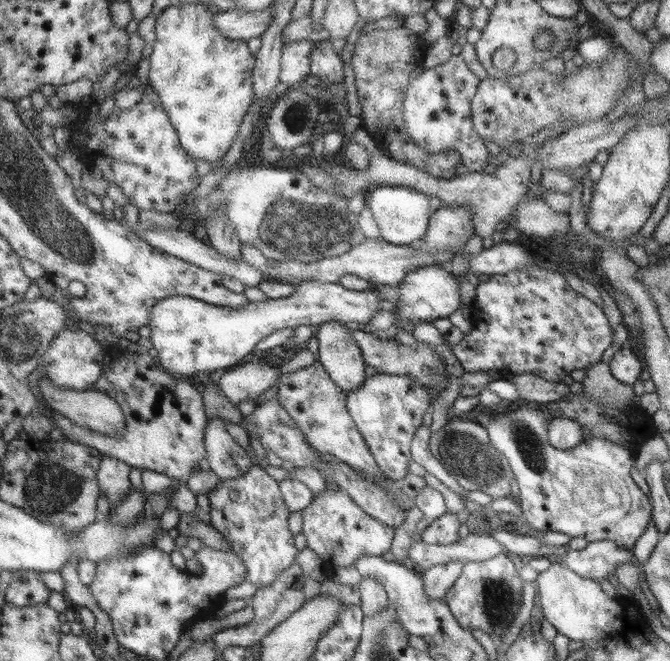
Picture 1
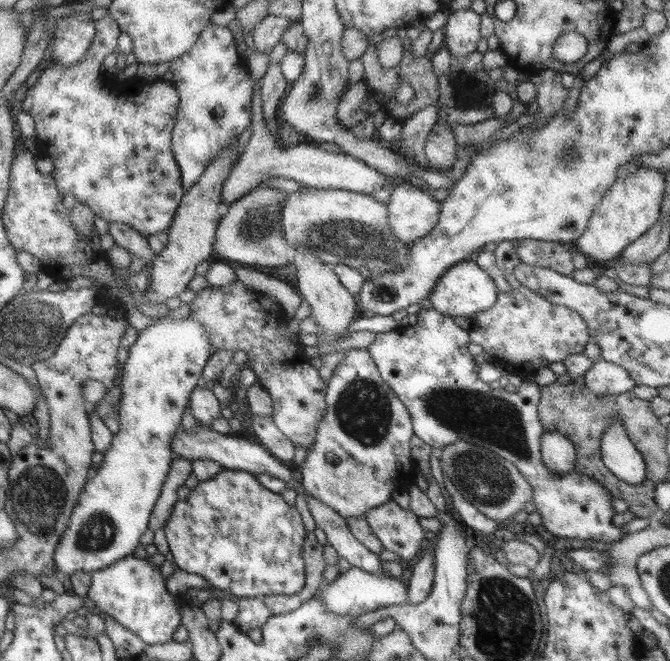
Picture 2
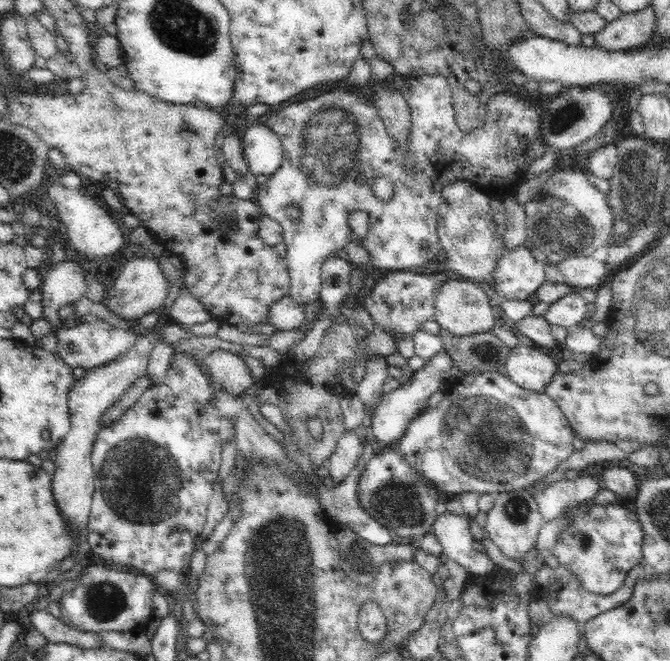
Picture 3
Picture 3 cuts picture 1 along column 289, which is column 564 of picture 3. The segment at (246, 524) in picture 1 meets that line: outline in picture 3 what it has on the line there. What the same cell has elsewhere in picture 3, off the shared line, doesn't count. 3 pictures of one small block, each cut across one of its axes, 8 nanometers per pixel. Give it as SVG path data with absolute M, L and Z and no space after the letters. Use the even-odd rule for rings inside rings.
M591 501L572 506L564 513L566 516L568 513L572 513L572 516L568 516L570 518L568 530L562 532L562 536L555 541L552 548L552 554L558 557L560 566L566 566L572 570L584 588L590 592L605 595L618 590L622 586L628 570L634 568L641 557L642 530L640 530L639 522L636 520L636 513L626 510L620 505L620 502L615 506L611 504L600 506Z

